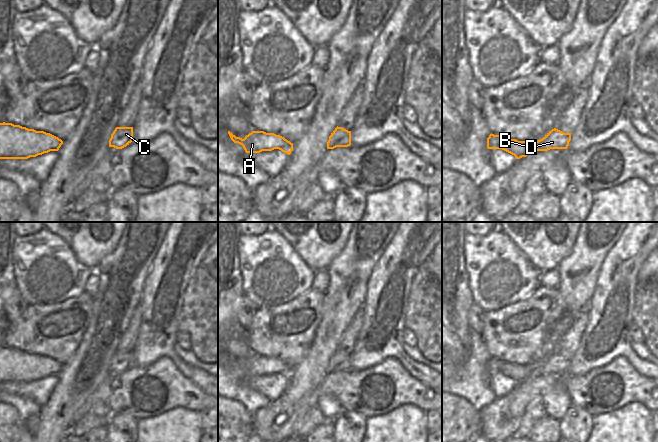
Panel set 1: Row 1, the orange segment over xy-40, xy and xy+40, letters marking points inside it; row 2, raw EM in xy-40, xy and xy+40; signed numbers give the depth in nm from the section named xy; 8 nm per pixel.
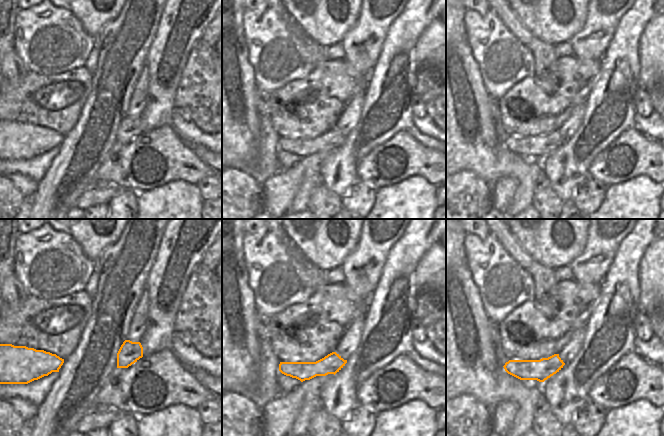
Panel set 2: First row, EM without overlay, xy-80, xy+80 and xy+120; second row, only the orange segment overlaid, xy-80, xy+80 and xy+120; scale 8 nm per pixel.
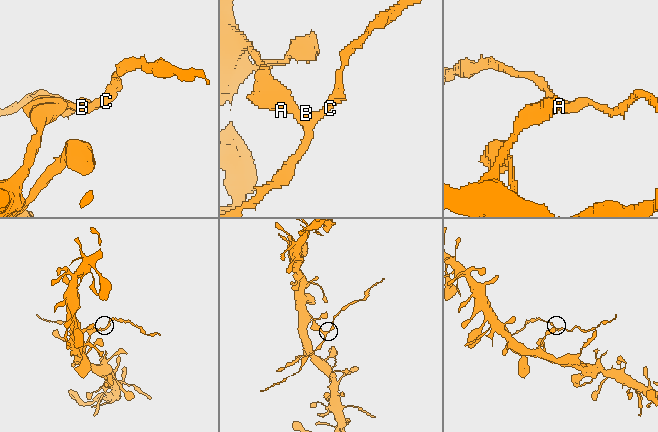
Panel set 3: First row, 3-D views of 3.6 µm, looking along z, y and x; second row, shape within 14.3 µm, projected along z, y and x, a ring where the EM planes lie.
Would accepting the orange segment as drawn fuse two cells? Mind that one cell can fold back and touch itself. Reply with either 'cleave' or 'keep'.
cleave

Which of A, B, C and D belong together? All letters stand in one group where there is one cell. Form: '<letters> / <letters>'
A / B C D

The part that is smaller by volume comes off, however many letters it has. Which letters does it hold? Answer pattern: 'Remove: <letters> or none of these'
Remove: B, C, D

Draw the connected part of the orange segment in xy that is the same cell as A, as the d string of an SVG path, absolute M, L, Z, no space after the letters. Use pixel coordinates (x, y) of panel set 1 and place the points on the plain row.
M228 355L228 358L234 367L243 370L246 377L260 377L274 373L280 374L291 367L280 359L264 355L252 355L244 363L236 361L230 355Z

